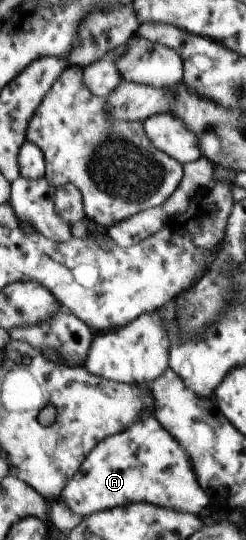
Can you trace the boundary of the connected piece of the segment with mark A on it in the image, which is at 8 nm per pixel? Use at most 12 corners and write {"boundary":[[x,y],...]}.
{"boundary":[[148,411],[98,442],[57,500],[80,518],[208,505]]}

